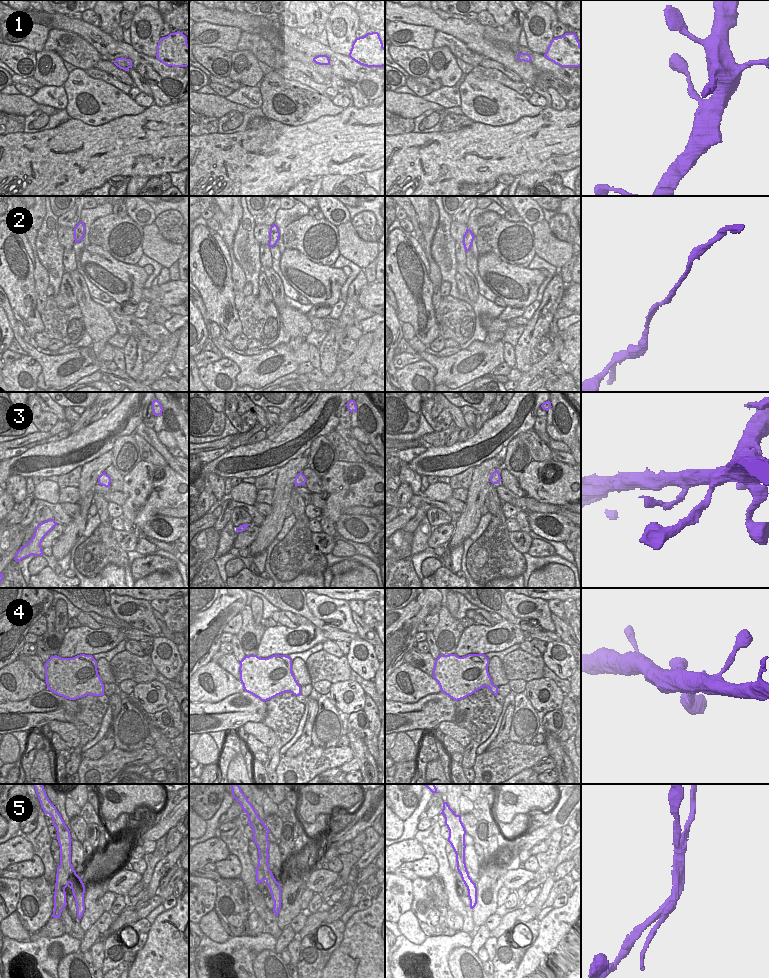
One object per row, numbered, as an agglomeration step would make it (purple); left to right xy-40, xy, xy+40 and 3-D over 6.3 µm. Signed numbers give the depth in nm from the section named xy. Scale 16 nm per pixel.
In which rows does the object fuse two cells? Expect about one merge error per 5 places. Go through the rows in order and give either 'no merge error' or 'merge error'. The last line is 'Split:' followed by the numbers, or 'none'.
1: no merge error
2: no merge error
3: no merge error
4: no merge error
5: merge error
Split: 5

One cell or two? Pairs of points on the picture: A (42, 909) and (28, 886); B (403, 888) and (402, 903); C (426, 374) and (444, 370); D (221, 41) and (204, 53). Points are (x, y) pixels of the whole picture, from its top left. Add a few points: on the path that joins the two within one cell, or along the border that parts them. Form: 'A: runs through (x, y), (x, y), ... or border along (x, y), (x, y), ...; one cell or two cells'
A: runs through (41, 902), (42, 898), (33, 893); one cell
B: runs through (402, 892), (402, 899); one cell
C: border along (422, 358), (436, 370), (434, 381); two cells
D: border along (199, 44), (218, 47), (231, 53); two cells

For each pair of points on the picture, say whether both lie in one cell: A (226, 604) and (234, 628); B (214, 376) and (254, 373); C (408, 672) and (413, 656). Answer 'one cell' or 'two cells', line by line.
A: two cells
B: two cells
C: two cells

